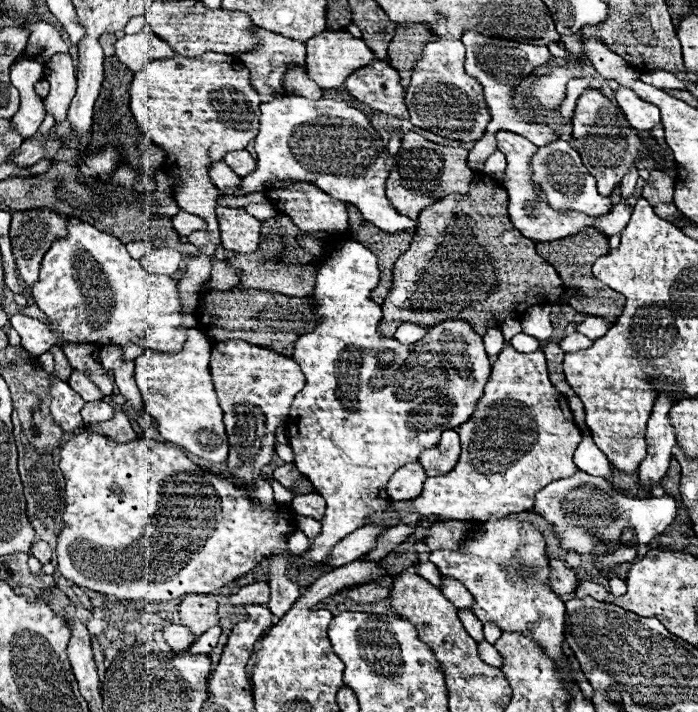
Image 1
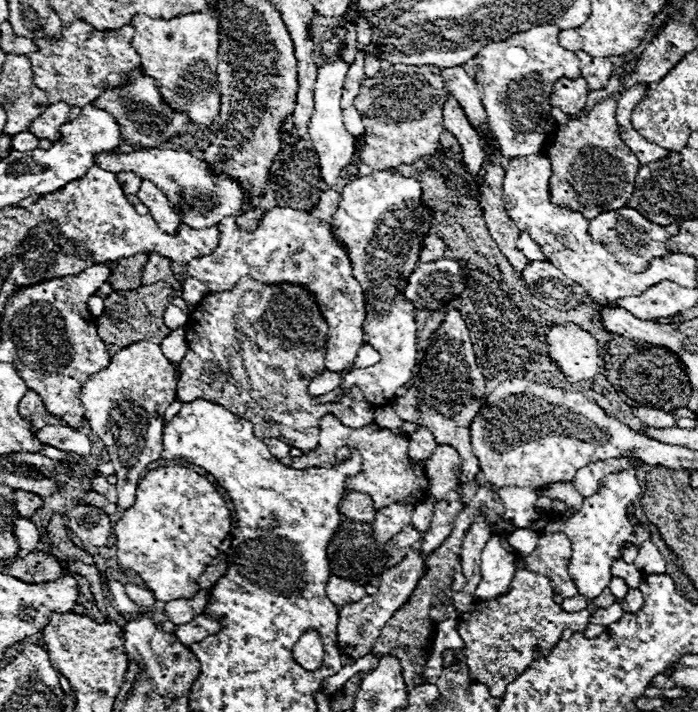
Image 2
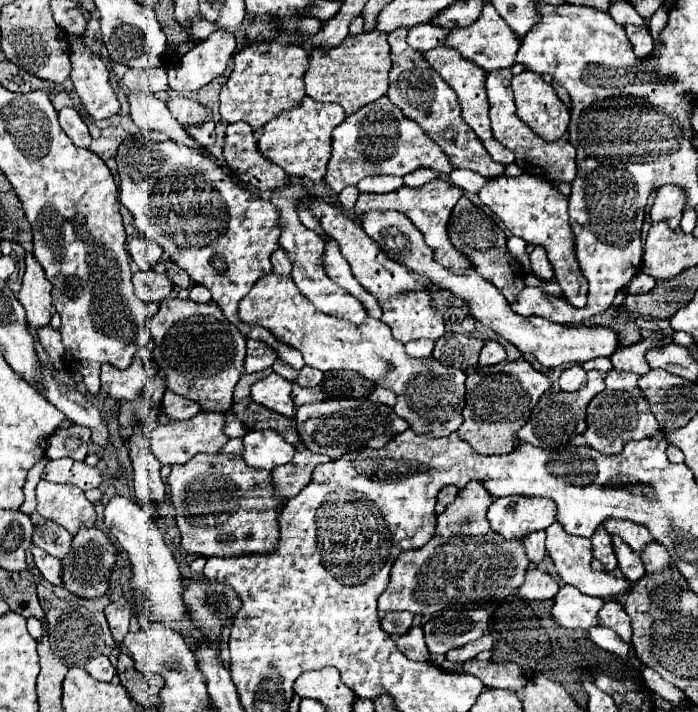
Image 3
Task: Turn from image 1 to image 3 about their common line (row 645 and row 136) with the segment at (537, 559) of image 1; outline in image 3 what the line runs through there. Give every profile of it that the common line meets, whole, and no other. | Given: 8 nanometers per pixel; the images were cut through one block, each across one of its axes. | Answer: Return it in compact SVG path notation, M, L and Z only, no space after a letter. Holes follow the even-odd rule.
M526 70L526 72L518 74L518 76L514 76L512 78L512 90L514 90L516 114L518 114L518 118L524 120L524 124L528 124L546 142L560 140L564 136L568 120L570 120L570 112L568 112L566 104L558 98L556 90L548 82L544 82L540 74Z

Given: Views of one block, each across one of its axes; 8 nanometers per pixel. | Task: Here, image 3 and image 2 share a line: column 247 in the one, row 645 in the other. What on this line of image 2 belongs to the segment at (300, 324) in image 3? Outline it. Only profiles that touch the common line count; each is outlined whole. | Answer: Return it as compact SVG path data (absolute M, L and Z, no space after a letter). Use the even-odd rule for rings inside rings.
M314 630L304 632L302 638L298 640L298 644L292 648L292 656L298 662L302 662L302 668L316 670L324 658L324 648L322 648L320 636Z

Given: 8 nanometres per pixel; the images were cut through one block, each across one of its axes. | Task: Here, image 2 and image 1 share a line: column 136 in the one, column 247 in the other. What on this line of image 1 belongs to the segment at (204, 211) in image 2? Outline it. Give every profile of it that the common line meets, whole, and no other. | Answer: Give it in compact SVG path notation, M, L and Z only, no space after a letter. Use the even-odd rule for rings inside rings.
M236 150L236 152L228 152L224 156L224 162L228 164L228 168L232 168L238 176L248 176L256 170L256 160L252 158L252 154L248 150Z

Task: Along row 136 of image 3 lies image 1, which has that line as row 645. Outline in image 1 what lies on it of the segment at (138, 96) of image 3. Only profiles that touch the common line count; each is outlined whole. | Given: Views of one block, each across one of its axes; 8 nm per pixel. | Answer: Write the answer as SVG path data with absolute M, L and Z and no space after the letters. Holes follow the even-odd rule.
M170 624L170 626L164 628L164 638L166 638L166 644L174 652L186 650L186 648L190 648L196 642L194 634L186 626L176 626L176 624Z

